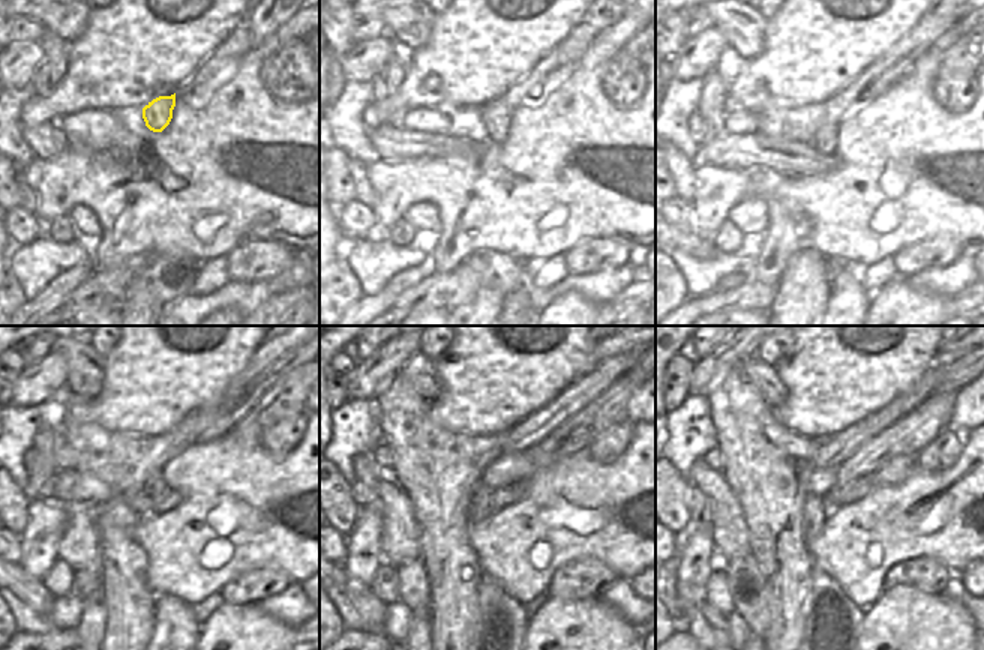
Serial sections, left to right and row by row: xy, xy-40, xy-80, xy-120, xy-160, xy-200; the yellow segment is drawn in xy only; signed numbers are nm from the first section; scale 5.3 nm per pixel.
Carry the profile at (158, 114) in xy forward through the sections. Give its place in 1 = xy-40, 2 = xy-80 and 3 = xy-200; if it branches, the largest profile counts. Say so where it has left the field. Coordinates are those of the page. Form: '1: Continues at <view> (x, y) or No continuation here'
1: Continues at xy-40 (495, 116)
2: Continues at xy-80 (825, 140)
3: Continues at xy-200 (815, 511).

